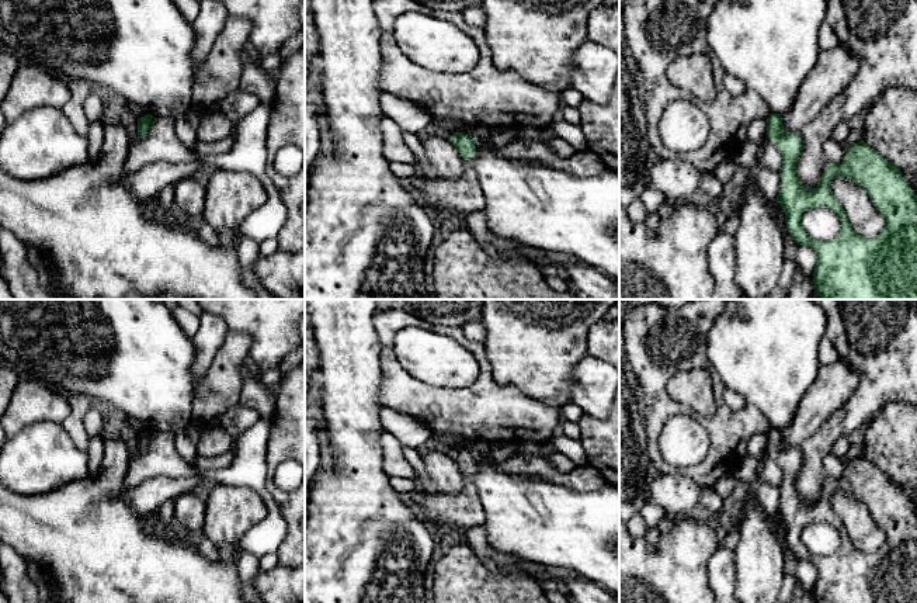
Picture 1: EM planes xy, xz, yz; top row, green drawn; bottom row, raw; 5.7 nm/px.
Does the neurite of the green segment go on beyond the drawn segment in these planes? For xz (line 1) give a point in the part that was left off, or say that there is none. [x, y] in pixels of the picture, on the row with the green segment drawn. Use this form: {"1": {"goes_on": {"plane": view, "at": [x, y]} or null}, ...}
{"1": {"goes_on": null}}

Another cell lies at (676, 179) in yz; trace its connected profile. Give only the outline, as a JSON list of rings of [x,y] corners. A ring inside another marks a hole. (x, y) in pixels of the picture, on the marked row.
[[[682,156],[660,159],[647,174],[652,188],[660,191],[666,201],[697,201],[701,171]]]

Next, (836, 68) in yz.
[[[841,42],[829,51],[822,51],[813,70],[802,83],[792,108],[781,115],[784,131],[799,134],[806,122],[843,93],[858,67],[858,56]]]

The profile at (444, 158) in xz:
[[[433,136],[421,141],[425,156],[440,180],[452,180],[462,176],[466,160],[451,139]]]

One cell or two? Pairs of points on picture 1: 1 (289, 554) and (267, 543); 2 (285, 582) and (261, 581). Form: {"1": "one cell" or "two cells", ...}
{"1": "two cells", "2": "one cell"}

